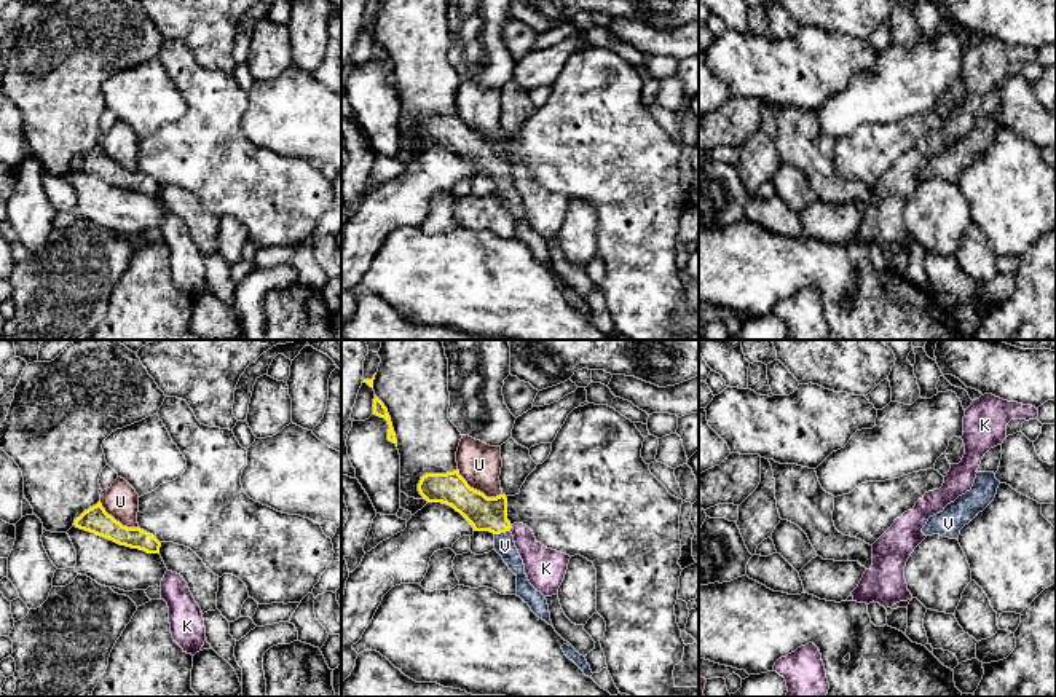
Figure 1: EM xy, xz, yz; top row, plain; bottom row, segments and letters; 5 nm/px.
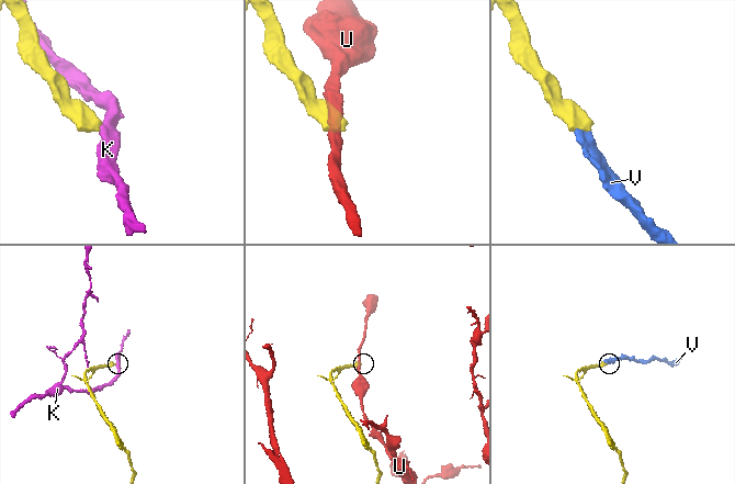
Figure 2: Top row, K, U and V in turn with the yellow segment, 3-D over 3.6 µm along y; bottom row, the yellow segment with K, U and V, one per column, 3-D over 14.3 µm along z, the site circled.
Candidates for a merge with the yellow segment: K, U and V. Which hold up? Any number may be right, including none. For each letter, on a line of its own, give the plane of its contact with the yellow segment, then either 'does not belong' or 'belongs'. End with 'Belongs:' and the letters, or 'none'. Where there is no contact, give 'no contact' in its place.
K: xz | does not belong
U: xz | does not belong
V: xz | belongs
Belongs: V

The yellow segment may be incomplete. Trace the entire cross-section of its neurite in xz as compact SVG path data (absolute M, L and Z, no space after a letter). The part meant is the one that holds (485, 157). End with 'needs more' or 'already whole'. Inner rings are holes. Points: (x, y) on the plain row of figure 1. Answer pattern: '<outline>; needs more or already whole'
M459 113L447 116L426 116L418 126L418 134L428 145L442 145L459 155L474 171L474 174L490 174L495 177L495 191L517 219L517 239L520 239L531 254L549 268L552 268L546 239L538 234L525 217L523 203L515 190L507 163L507 140L499 137L487 140L483 136L471 131L459 118Z; needs more

